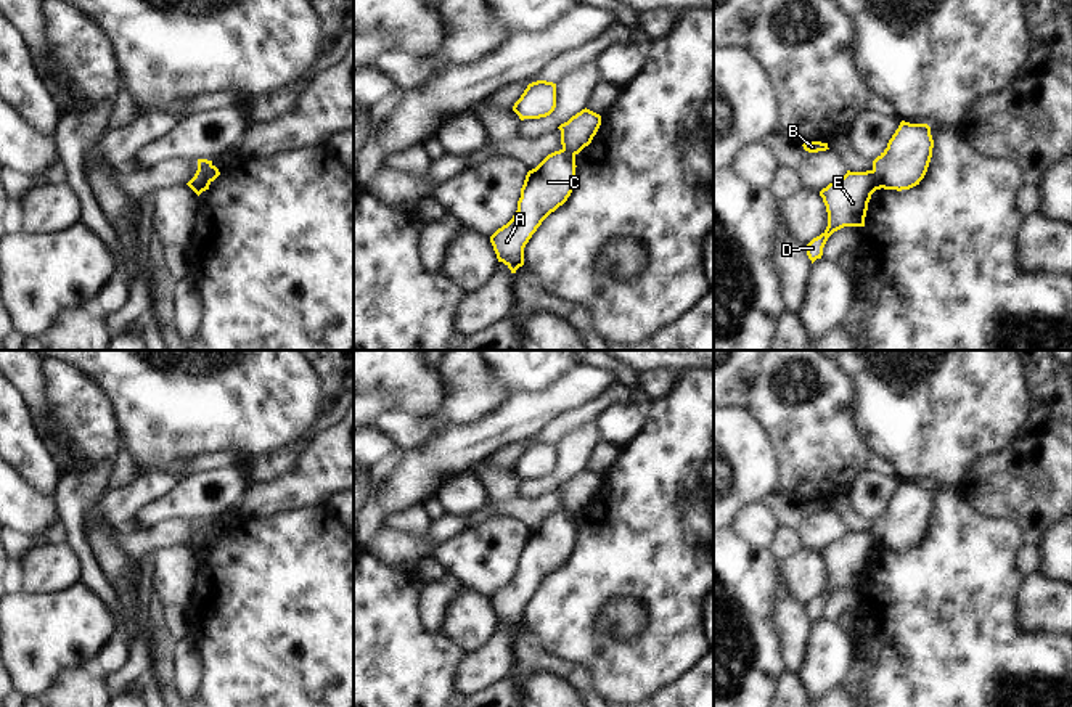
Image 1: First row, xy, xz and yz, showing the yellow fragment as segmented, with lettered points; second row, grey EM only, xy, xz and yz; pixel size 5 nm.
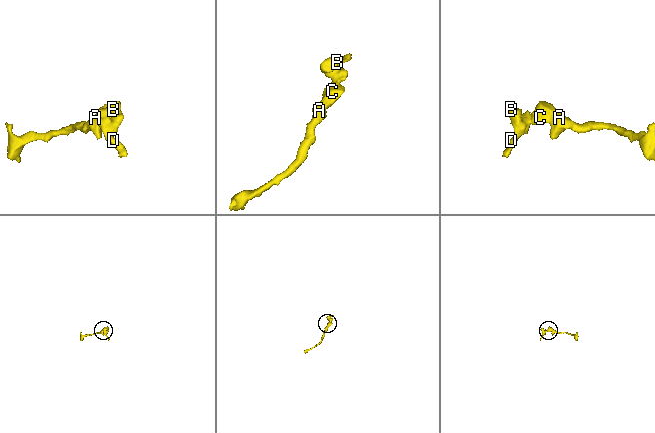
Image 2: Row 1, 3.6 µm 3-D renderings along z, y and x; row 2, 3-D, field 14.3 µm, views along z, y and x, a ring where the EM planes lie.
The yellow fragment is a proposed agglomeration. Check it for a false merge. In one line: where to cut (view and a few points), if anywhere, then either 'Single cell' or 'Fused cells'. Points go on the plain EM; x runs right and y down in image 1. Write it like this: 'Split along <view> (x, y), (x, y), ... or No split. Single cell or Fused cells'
Split along xy (212, 526), (203, 550). Fused cells

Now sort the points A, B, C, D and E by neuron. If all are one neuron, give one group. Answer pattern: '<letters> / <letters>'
A C / B D E

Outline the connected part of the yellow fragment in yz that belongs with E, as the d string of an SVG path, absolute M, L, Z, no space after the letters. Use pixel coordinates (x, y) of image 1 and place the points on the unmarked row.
M873 530L850 532L820 551L828 572L826 590L807 604L812 623L821 619L828 598L844 586L865 586L871 554L876 551Z

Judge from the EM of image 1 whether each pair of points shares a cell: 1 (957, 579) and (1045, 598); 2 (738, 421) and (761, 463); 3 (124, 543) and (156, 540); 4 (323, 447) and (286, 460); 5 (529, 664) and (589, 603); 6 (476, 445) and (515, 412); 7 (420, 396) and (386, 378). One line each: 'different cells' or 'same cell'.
1: different cells
2: same cell
3: same cell
4: different cells
5: different cells
6: same cell
7: same cell

